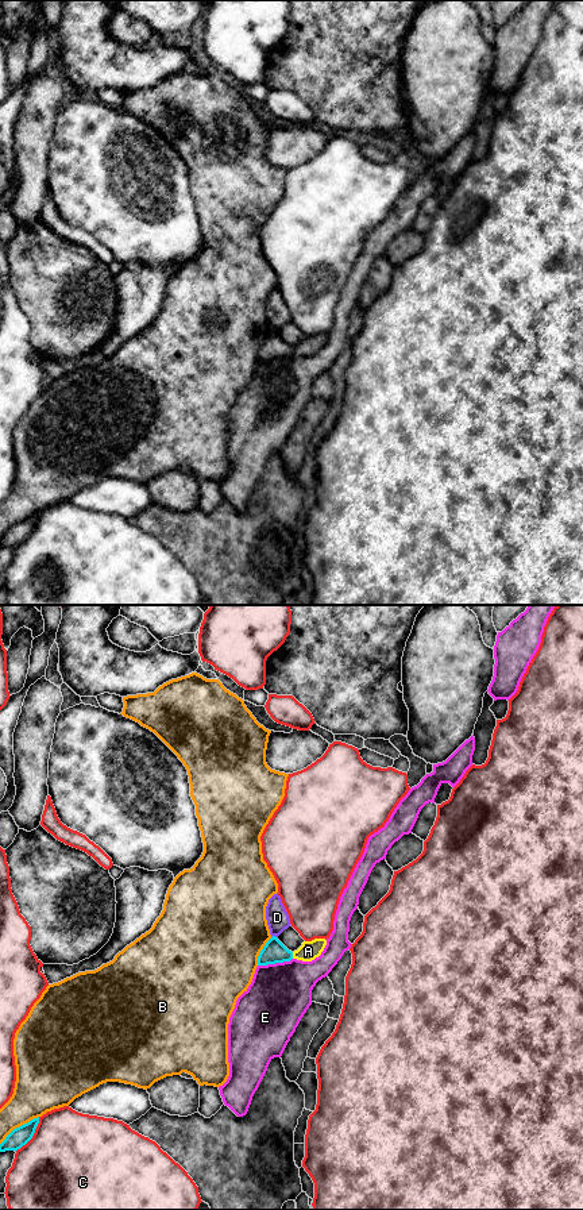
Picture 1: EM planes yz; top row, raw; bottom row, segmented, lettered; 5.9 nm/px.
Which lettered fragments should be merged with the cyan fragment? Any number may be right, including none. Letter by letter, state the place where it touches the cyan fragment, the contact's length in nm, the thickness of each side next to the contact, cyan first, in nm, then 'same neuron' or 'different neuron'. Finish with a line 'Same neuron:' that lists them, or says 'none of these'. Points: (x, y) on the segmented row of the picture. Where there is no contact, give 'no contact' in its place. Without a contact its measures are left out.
A: yz (292, 955) | 40 nm | 140/110 nm | different neuron
B: yz (19, 1126) | 280 nm | 110/280 nm | different neuron
C: yz (33, 1135) | 260 nm | 110/500 nm | different neuron
D: yz (274, 936) | 40 nm | 140/130 nm | different neuron
E: yz (274, 963) | 220 nm | 140/380 nm | same neuron
Same neuron: E

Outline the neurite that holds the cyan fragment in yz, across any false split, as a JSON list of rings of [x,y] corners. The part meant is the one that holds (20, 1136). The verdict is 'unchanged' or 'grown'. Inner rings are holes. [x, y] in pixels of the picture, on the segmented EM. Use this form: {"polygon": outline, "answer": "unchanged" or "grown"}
{"polygon": [[[39,1117],[31,1120],[30,1122],[13,1129],[5,1140],[0,1144],[0,1152],[18,1151],[26,1145],[34,1136],[35,1129],[39,1124]]], "answer": "unchanged"}

